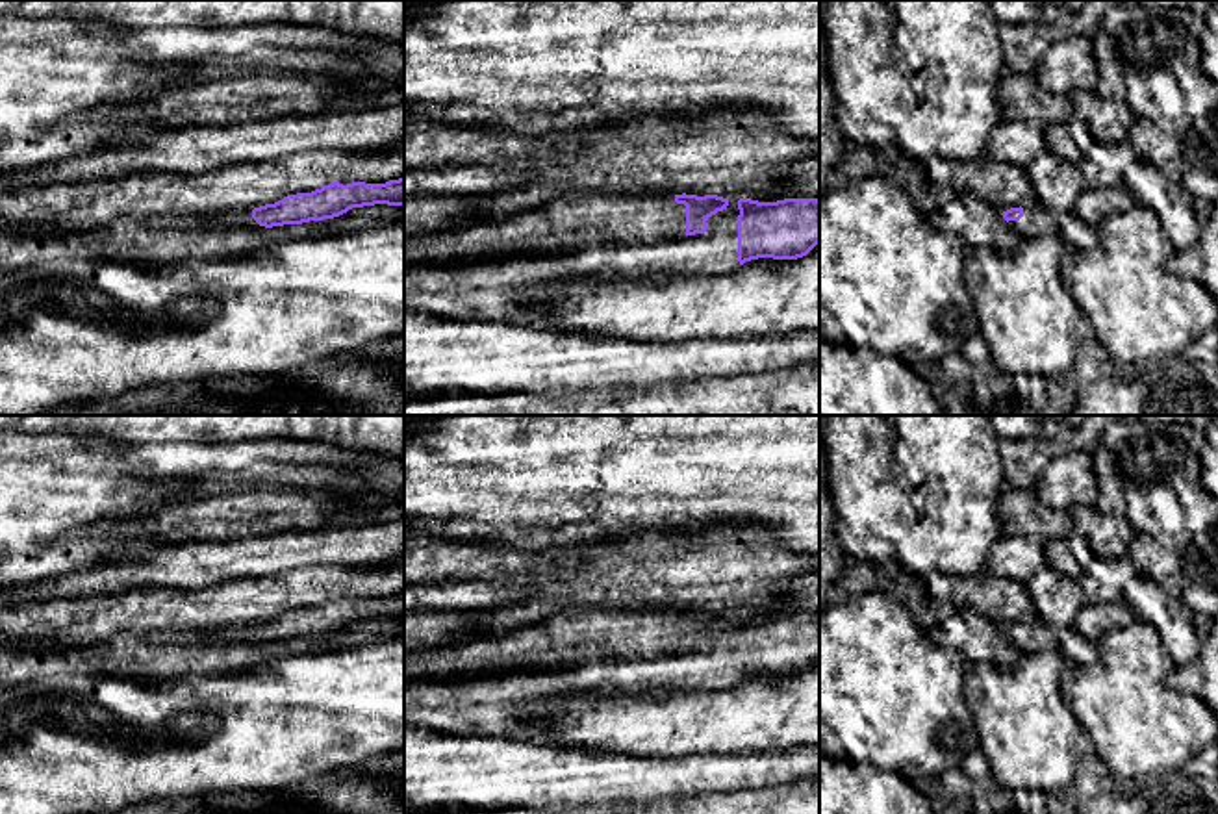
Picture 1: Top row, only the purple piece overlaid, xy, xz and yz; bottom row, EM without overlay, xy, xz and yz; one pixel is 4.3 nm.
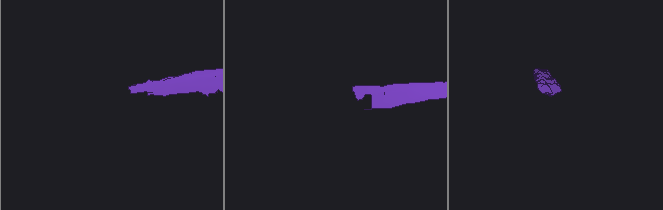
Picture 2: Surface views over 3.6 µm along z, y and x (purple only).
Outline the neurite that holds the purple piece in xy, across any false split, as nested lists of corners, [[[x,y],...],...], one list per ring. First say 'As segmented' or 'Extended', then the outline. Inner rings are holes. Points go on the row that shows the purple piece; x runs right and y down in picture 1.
Extended. [[[404,176],[386,184],[328,184],[311,193],[287,195],[274,204],[265,204],[245,211],[228,211],[221,215],[206,215],[198,219],[185,219],[165,215],[146,219],[150,230],[189,230],[191,226],[226,224],[226,226],[284,226],[302,224],[310,221],[334,219],[352,208],[387,204],[404,206]]]

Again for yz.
Extended. [[[1040,204],[1010,208],[1001,215],[1020,234],[1020,237],[1040,237],[1059,232],[1053,221],[1053,213],[1044,210]]]

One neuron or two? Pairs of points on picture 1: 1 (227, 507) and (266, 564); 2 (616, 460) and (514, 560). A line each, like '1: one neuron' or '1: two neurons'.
1: two neurons
2: two neurons

